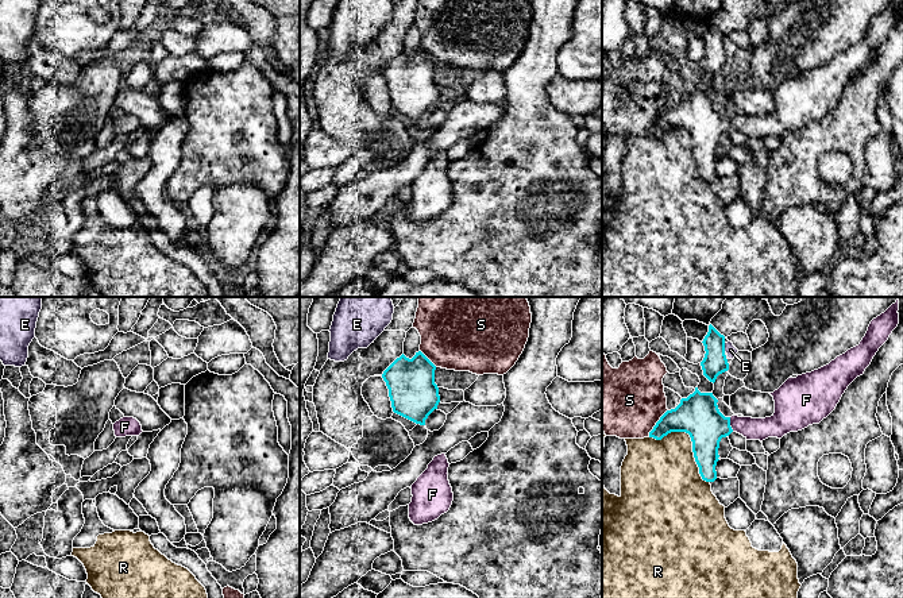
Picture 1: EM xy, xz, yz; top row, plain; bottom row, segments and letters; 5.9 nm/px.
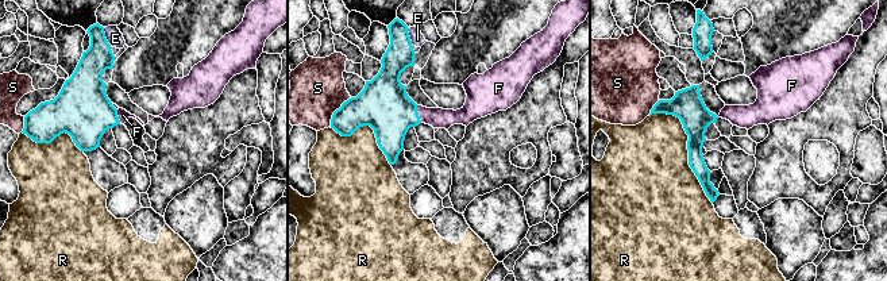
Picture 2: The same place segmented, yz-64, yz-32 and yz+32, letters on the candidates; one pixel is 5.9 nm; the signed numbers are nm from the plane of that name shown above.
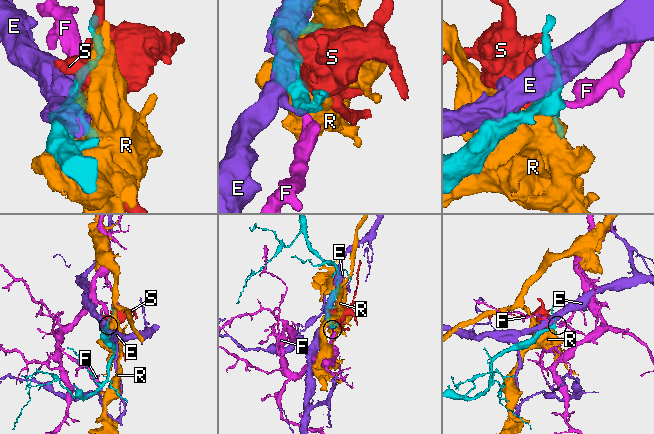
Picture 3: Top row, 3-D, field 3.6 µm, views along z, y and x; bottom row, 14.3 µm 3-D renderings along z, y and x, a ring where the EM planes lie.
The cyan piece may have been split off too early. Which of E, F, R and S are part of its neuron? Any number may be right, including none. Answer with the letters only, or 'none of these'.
F

